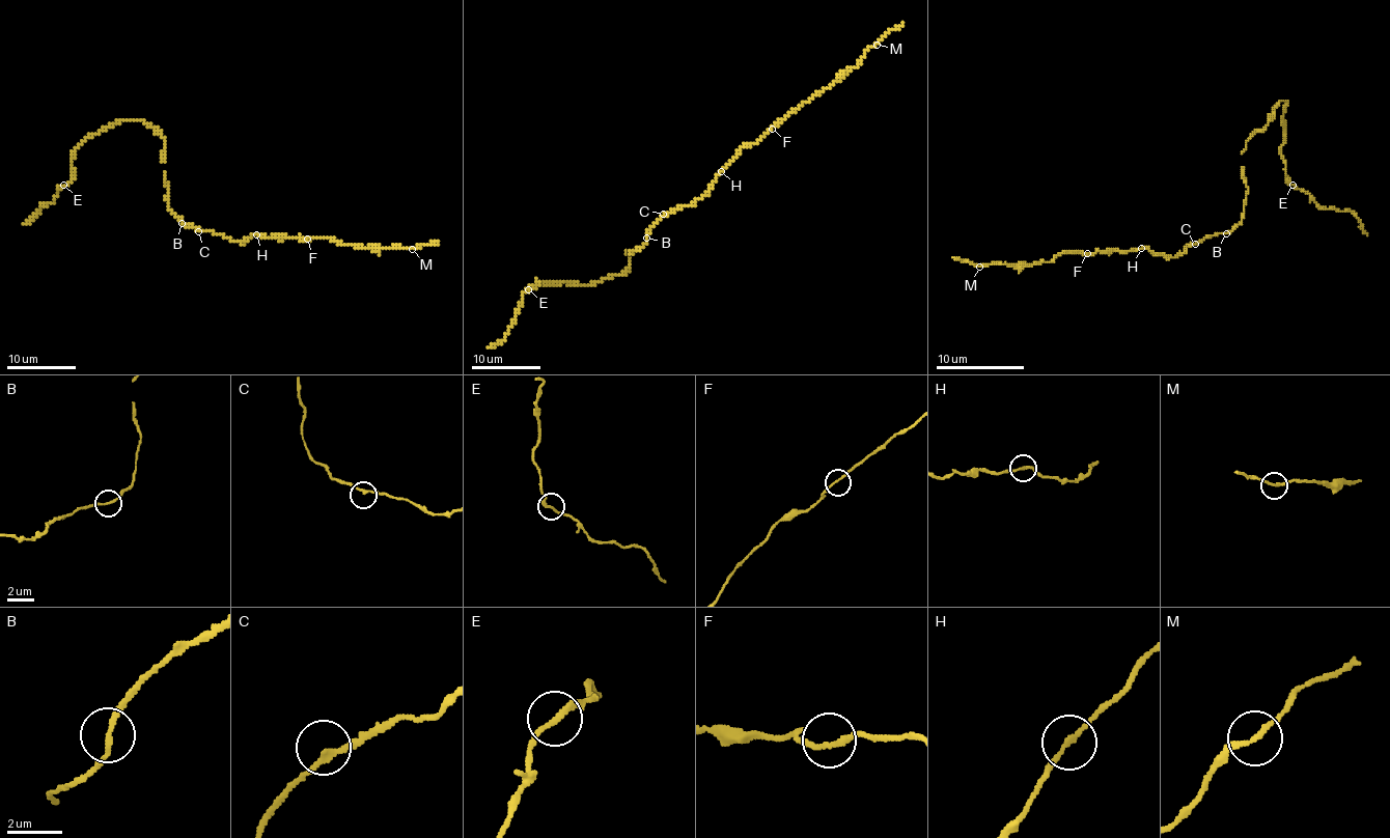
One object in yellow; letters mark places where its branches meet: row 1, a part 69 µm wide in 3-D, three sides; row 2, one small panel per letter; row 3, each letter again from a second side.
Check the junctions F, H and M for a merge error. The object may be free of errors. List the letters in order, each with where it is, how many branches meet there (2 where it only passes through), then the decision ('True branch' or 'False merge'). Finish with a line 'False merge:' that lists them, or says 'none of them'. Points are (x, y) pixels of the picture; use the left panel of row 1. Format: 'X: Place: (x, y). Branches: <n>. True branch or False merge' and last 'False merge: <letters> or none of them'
F: Place: (307, 239). Branches: 2. True branch
H: Place: (256, 234). Branches: 2. True branch
M: Place: (412, 249). Branches: 2. True branch
False merge: none of them

